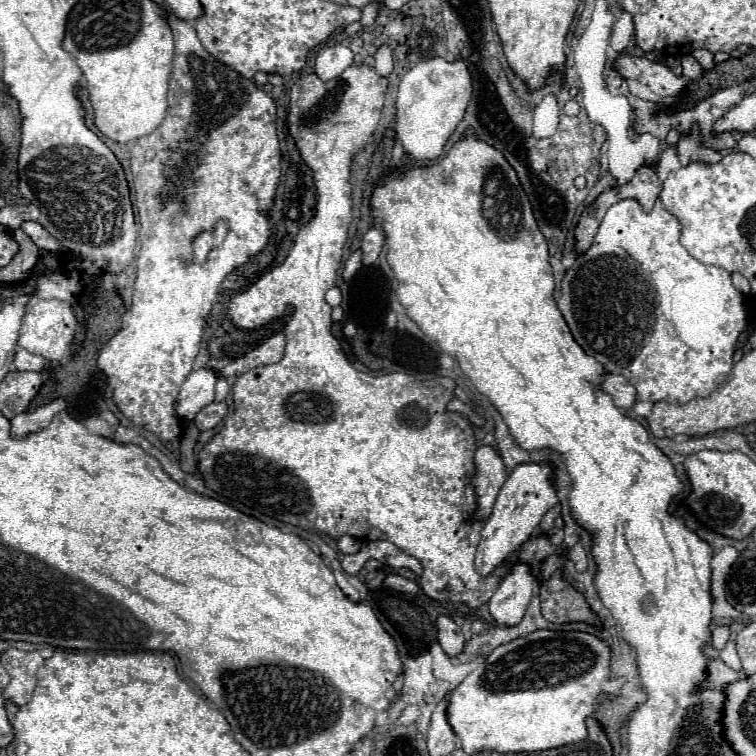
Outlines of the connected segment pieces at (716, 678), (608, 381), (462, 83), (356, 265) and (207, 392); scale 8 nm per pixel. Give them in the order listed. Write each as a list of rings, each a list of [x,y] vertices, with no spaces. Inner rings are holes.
[[[709,658],[705,670],[707,670],[707,678],[697,686],[697,692],[707,690],[707,688],[721,688],[721,686],[725,686],[725,684],[729,684],[733,680],[739,680],[739,678],[745,678],[747,676],[743,670],[741,672],[731,670],[719,658]]]
[[[607,374],[601,384],[601,390],[611,394],[615,406],[621,410],[629,410],[635,404],[635,388],[625,380],[625,376]]]
[[[461,56],[453,62],[445,58],[429,58],[411,68],[399,84],[397,92],[397,122],[395,132],[403,142],[403,150],[417,160],[435,160],[443,154],[447,138],[461,122],[467,102],[471,98],[473,84],[467,64]]]
[[[360,249],[355,251],[344,264],[342,277],[344,281],[351,280],[362,266],[362,252]]]
[[[201,368],[187,376],[181,384],[177,402],[175,402],[175,416],[181,420],[193,420],[195,414],[213,402],[215,396],[215,382],[217,376],[209,368]]]

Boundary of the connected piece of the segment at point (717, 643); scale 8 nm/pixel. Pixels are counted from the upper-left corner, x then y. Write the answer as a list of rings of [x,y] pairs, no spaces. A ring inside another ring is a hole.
[[[717,626],[712,632],[712,643],[716,649],[725,648],[729,640],[729,626]]]

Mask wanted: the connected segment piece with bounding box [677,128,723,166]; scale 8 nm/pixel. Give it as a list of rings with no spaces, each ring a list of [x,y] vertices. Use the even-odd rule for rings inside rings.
[[[693,128],[693,132],[689,136],[681,136],[677,142],[677,156],[679,160],[683,160],[683,166],[689,166],[693,162],[705,162],[705,164],[715,164],[719,162],[723,156],[719,152],[707,150],[699,146],[699,132],[697,128]]]

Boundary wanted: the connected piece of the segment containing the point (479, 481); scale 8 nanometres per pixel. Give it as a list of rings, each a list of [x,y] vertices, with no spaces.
[[[479,446],[475,452],[475,466],[477,474],[473,476],[473,486],[477,492],[477,518],[489,518],[493,510],[495,498],[507,478],[505,462],[497,448],[493,446]]]

